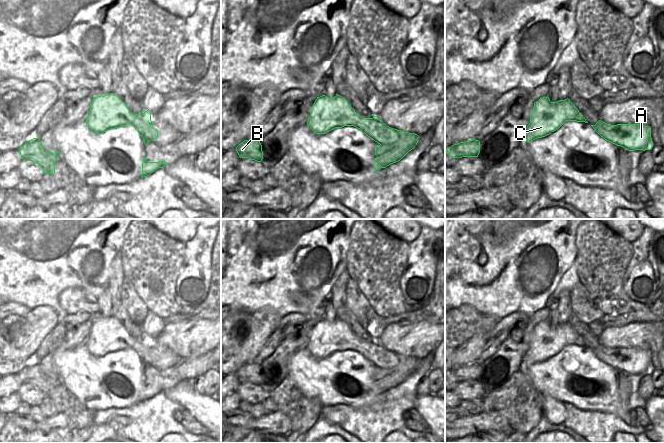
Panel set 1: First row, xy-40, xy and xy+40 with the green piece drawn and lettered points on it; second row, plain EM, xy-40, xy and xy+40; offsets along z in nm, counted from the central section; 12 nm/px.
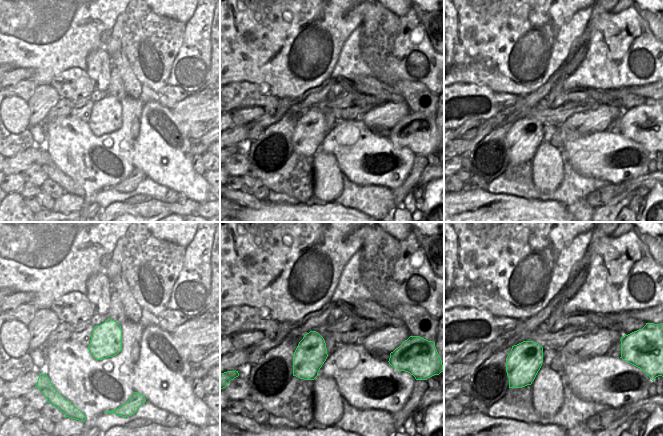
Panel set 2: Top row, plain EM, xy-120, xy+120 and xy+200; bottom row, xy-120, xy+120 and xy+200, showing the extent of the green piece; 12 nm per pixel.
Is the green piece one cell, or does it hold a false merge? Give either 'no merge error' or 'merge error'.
merge error

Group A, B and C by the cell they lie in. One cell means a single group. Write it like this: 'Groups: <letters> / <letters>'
Groups: A C / B.

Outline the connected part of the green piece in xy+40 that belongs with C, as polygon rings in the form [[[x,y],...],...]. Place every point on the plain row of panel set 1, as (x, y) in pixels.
[[[548,320],[542,321],[534,327],[530,347],[522,360],[531,366],[558,354],[567,345],[588,347],[568,322],[551,326]]]

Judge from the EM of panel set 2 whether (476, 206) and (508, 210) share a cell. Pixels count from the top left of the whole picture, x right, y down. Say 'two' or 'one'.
one

